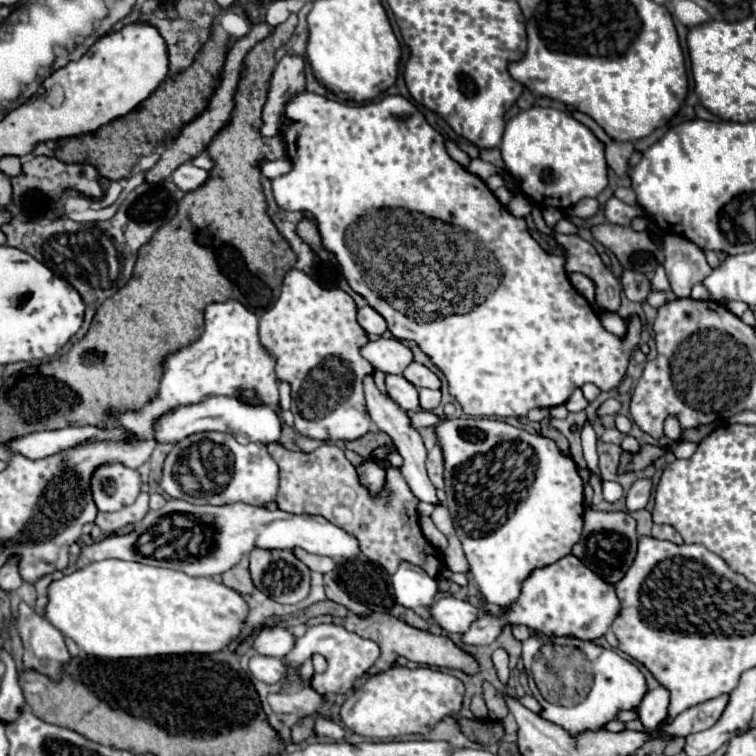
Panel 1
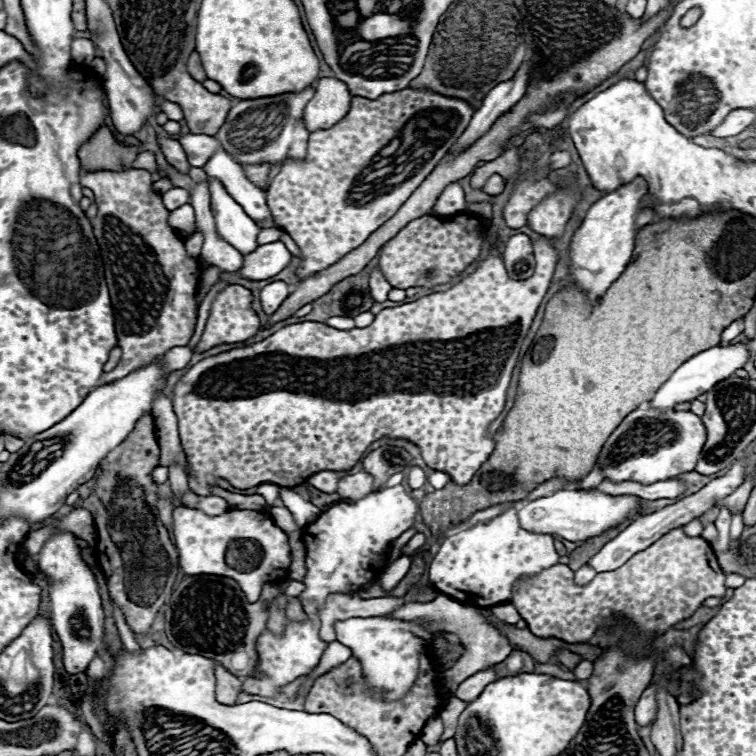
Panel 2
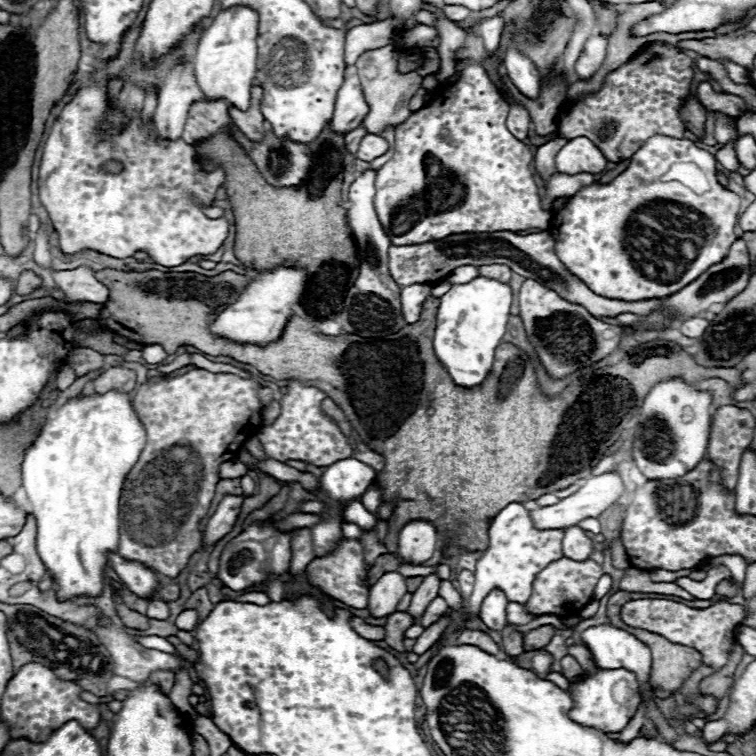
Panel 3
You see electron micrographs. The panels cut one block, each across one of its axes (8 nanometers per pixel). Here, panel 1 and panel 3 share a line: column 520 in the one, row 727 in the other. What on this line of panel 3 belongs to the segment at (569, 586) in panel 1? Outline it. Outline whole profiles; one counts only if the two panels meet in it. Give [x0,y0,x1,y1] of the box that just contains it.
[570,668,640,734]

